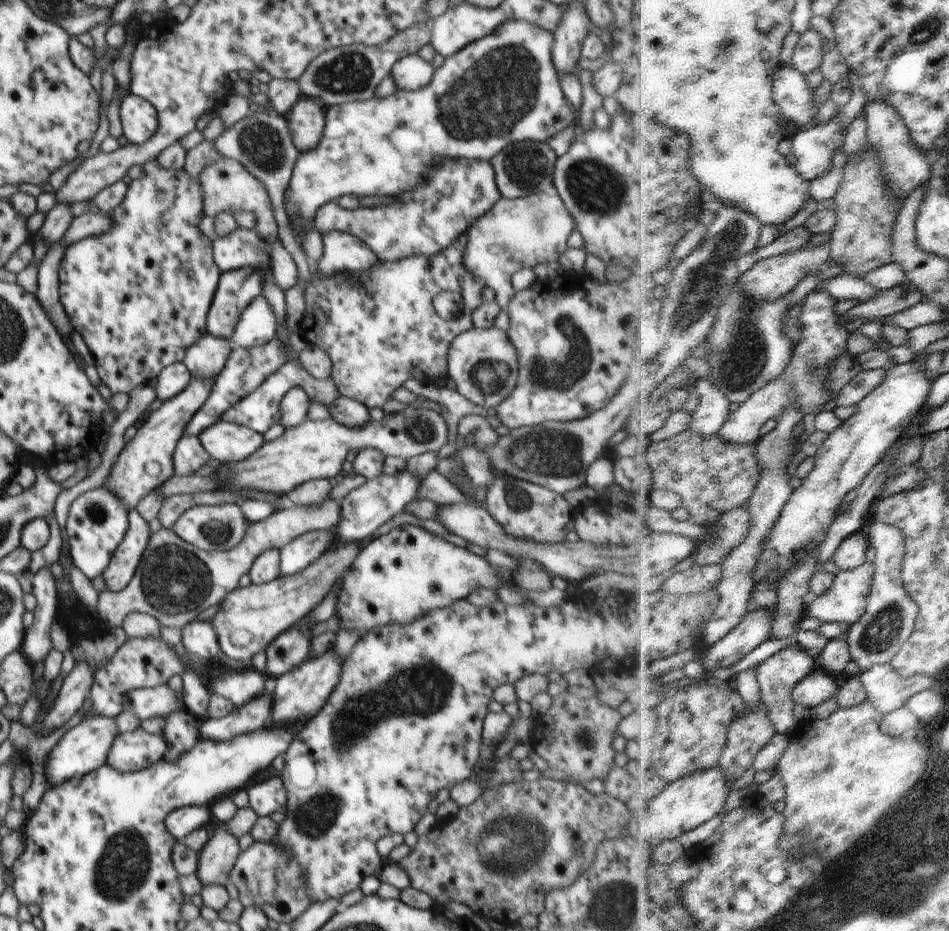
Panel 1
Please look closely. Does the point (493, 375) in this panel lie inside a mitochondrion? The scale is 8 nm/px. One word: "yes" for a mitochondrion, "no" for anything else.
yes

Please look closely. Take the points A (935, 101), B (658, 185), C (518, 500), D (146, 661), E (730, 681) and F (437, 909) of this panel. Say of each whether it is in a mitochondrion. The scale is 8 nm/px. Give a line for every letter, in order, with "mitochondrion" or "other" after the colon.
A: other
B: other
C: mitochondrion
D: other
E: other
F: other

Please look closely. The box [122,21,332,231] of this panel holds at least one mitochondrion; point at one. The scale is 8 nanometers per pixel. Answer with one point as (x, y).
(261, 144)

